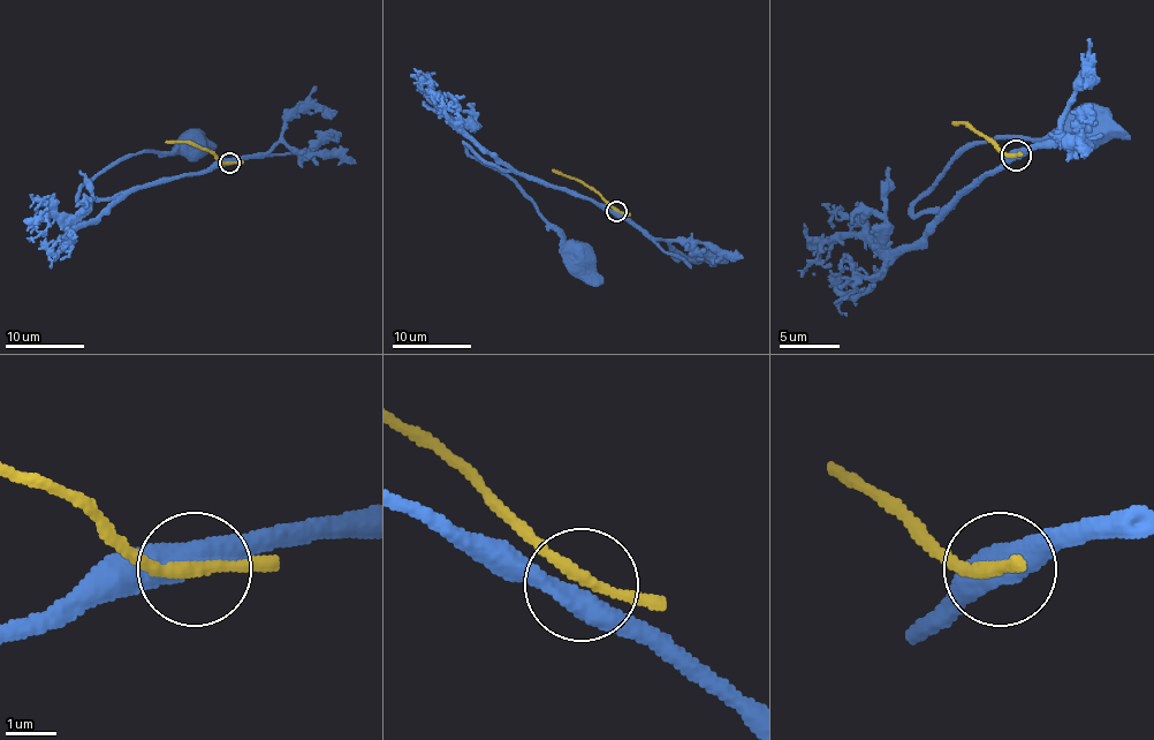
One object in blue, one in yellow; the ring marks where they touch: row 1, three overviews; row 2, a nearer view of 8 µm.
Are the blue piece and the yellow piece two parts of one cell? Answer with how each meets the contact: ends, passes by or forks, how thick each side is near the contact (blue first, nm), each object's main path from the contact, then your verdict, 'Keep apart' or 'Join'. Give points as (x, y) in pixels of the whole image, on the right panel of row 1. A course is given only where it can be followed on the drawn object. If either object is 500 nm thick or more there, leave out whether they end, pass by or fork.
At the ring blue passes by. At the ring yellow passes by. Thickness 480 nm (blue) against 220 nm. Course of blue: (1017, 156), (943, 210), (913, 210), (919, 198), (965, 150), (999, 137), (1053, 137), (1071, 120), (1077, 126). Course of yellow: (1017, 156), (1004, 156), (968, 122), (953, 122). Keep apart

